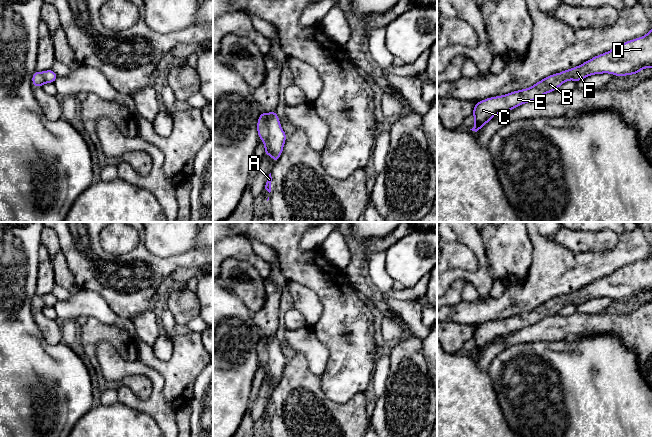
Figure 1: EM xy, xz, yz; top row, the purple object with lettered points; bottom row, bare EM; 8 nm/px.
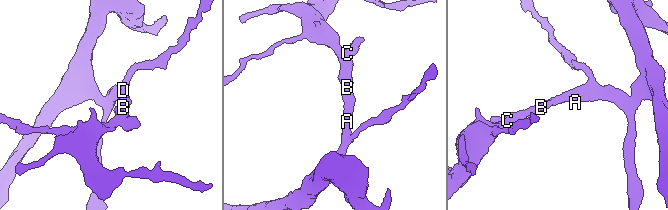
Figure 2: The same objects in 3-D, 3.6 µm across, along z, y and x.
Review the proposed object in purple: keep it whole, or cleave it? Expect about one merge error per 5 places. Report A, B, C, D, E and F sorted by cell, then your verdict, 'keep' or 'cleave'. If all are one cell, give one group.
A B C D E F | keep

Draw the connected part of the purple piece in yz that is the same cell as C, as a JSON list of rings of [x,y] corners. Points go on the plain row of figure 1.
[[[652,252],[643,261],[622,267],[577,291],[552,298],[528,313],[490,321],[476,327],[472,337],[475,349],[470,354],[477,356],[496,338],[506,337],[524,327],[534,325],[546,317],[555,315],[567,304],[578,306],[590,299],[602,297],[621,301],[638,298],[644,292],[652,292]]]

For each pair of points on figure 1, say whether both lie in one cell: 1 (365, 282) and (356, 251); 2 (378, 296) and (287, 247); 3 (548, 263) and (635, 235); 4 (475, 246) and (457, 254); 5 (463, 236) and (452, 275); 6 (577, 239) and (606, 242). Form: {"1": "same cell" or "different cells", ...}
{"1": "same cell", "2": "different cells", "3": "same cell", "4": "different cells", "5": "same cell", "6": "same cell"}

